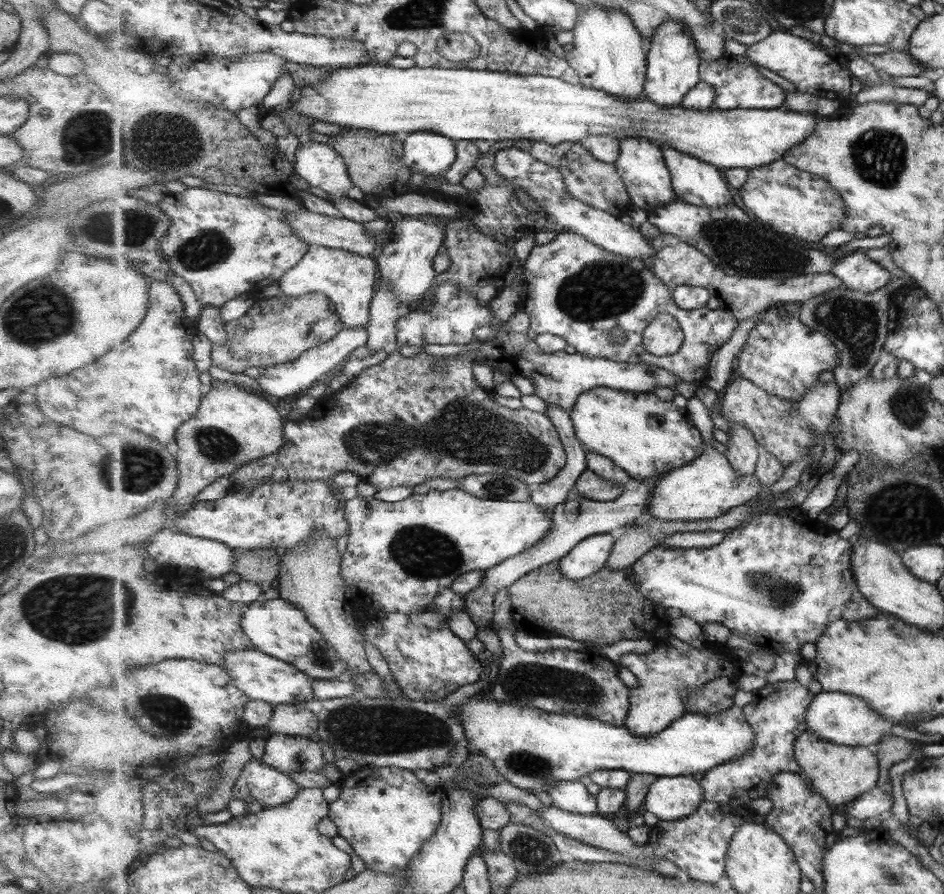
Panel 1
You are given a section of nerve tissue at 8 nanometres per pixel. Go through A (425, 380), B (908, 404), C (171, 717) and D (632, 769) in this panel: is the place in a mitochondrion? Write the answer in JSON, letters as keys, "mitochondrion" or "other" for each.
{"A":"other","B":"mitochondrion","C":"mitochondrion","D":"other"}

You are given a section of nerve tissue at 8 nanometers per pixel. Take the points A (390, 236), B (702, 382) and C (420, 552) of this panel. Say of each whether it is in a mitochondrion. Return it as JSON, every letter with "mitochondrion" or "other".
{"A":"other","B":"other","C":"mitochondrion"}

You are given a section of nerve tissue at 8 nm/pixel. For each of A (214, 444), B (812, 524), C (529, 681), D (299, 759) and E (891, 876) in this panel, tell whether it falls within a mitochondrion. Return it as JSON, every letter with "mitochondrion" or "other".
{"A":"mitochondrion","B":"other","C":"mitochondrion","D":"mitochondrion","E":"mitochondrion"}

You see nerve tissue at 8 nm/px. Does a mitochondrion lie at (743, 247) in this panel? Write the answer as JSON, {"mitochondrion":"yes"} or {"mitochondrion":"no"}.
{"mitochondrion":"yes"}

